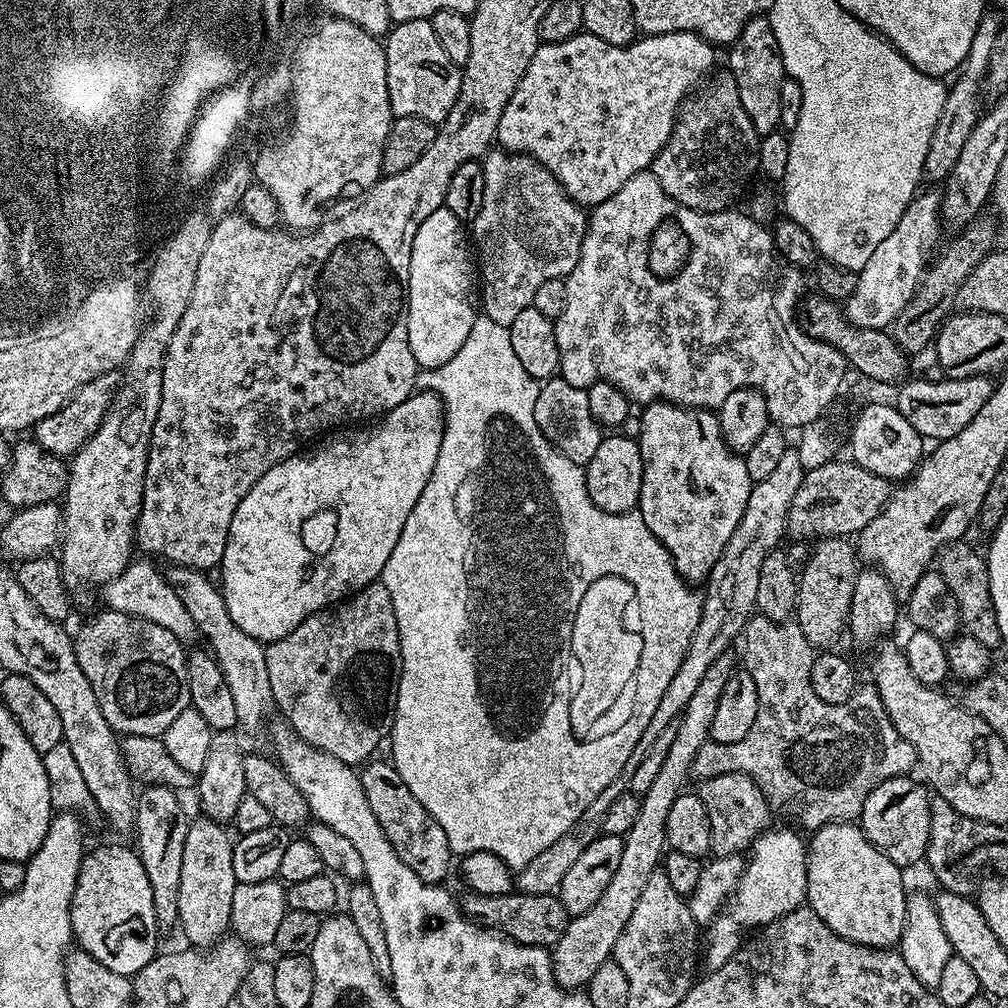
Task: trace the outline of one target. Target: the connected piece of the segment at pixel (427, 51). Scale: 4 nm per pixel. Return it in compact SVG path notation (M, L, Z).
M431 19L396 24L383 45L386 54L386 90L390 94L393 117L422 118L439 126L458 98L462 68L446 58L434 34Z

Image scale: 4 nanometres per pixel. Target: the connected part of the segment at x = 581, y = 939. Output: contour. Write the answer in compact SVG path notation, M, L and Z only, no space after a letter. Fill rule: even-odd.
M731 651L723 652L714 666L706 670L698 690L694 690L694 698L686 702L678 723L671 729L674 742L670 742L670 750L666 750L666 759L662 761L662 767L650 785L650 790L640 796L638 822L634 822L634 826L630 826L630 830L623 836L622 858L618 862L618 870L614 870L614 878L610 878L610 886L606 886L602 898L598 898L598 902L594 902L586 914L569 919L566 934L562 934L562 938L558 938L550 950L552 973L558 986L569 990L583 989L590 978L594 978L598 966L612 959L618 934L622 934L630 914L634 914L634 906L638 906L638 897L642 895L646 882L650 882L650 878L661 867L668 842L666 818L670 815L670 806L674 806L674 798L678 798L689 787L694 757L710 739L710 725L714 723L714 713L722 699L722 690L726 690L726 682L738 664L737 657L735 660L732 655Z

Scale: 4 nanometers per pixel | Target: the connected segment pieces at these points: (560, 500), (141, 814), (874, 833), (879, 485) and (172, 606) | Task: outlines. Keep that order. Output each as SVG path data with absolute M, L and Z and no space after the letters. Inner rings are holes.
M483 314L477 315L474 326L470 330L470 338L466 338L466 342L462 342L462 348L450 358L450 362L446 362L437 368L421 371L418 376L418 384L421 389L436 393L443 402L444 433L442 434L436 461L433 464L432 473L418 498L418 502L414 502L414 510L410 510L410 518L406 518L406 526L402 526L402 534L398 534L398 544L394 546L394 554L390 554L390 562L386 562L382 577L386 590L390 590L390 602L394 602L394 618L398 618L398 638L400 639L400 657L402 658L398 694L396 695L396 709L392 715L392 730L390 733L392 756L390 755L390 763L398 770L406 790L410 790L410 794L414 794L414 798L418 798L418 802L422 802L422 806L428 811L430 818L434 818L434 822L438 822L438 826L442 826L442 830L446 834L446 842L450 842L450 850L453 854L463 858L475 852L489 852L500 858L507 868L518 870L522 866L526 866L526 862L532 861L533 858L538 858L538 854L542 854L542 850L546 850L546 846L551 846L553 842L558 842L558 838L562 838L562 834L566 834L566 830L570 830L570 826L574 826L574 822L578 822L578 818L582 818L582 810L586 810L586 806L590 806L590 802L594 802L594 798L598 798L598 794L602 794L602 790L606 790L606 786L610 786L610 782L614 782L614 778L618 778L622 766L626 766L626 758L630 758L630 754L636 745L636 736L628 732L610 734L607 738L601 738L601 740L595 740L595 742L582 742L576 739L575 734L572 733L572 727L570 726L570 702L572 699L568 697L568 683L564 684L564 660L568 660L568 642L572 639L574 618L578 614L578 606L582 602L583 592L592 588L593 581L602 580L605 576L621 576L622 578L636 580L635 585L638 586L638 591L642 594L644 613L646 614L646 646L642 657L644 667L642 716L645 721L654 718L654 709L657 708L658 701L662 699L662 694L666 694L666 686L670 686L670 681L674 679L678 666L682 666L682 662L686 658L686 650L690 646L690 640L694 638L694 630L698 630L702 596L693 585L689 584L684 577L678 574L678 570L674 566L666 546L662 542L658 542L658 538L654 538L654 534L650 534L650 526L646 526L646 522L642 522L639 511L607 512L598 506L594 506L586 486L584 468L581 465L570 462L570 458L563 456L546 439L542 434L542 430L538 430L538 422L534 422L534 402L538 402L540 384L534 378L530 378L530 374L526 374L526 369L518 363L518 358L514 354L514 345L510 343L508 325L490 322L490 318Z
M150 784L139 789L136 798L136 823L134 847L146 878L150 878L150 894L154 898L154 918L161 929L177 927L178 889L182 879L182 846L186 842L186 830L190 816L180 809L180 800L173 789L161 784Z
M911 775L895 776L882 782L870 794L870 798L866 798L858 817L866 838L902 870L909 870L919 860L921 863L928 855L930 842L930 792L919 779L912 779Z
M833 458L825 465L805 471L802 486L798 486L798 494L794 494L794 502L790 506L787 535L793 541L805 542L811 541L813 538L827 538L829 536L855 537L863 528L870 526L870 522L874 522L874 518L886 506L889 495L889 481L883 480L878 474L870 474L870 470L858 466L851 459Z
M137 559L129 564L118 578L114 578L110 583L103 585L104 600L109 609L122 614L130 614L134 618L146 618L150 622L155 622L162 626L162 630L170 630L182 642L197 639L198 631L196 624L190 618L189 611L182 604L178 594L175 593L174 586L167 580L165 573L158 570L152 564Z

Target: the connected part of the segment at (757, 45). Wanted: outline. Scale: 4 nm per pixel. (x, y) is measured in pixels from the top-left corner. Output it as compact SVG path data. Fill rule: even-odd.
M767 15L756 16L738 34L738 38L727 49L727 71L732 73L738 86L738 98L742 98L742 110L754 122L757 136L765 136L781 127L782 118L781 95L782 82L786 78L782 54L778 50L778 38L774 38L774 30L770 30Z

